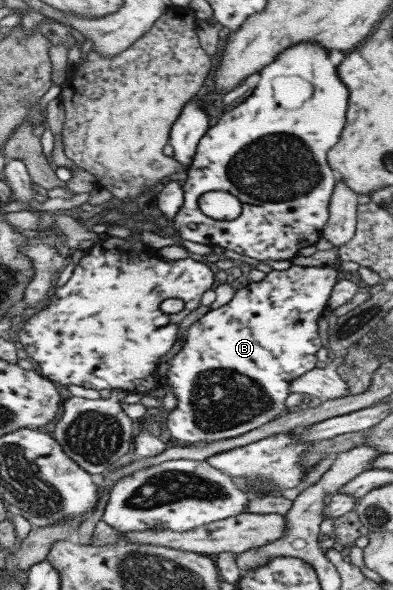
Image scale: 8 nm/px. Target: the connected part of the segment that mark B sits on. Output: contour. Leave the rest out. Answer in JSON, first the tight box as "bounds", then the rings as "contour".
{"bounds":[158,264,340,445],"contour":[[[291,264],[286,270],[278,271],[272,269],[266,273],[264,278],[260,281],[246,283],[244,287],[235,290],[232,298],[230,298],[226,304],[216,309],[209,308],[202,318],[190,324],[188,329],[186,329],[184,345],[174,354],[171,361],[168,362],[168,372],[160,377],[160,385],[158,385],[162,386],[162,388],[166,385],[170,385],[173,389],[172,393],[174,393],[174,397],[176,397],[176,406],[167,413],[165,421],[168,434],[178,440],[178,442],[184,442],[185,445],[204,444],[224,438],[240,436],[276,418],[285,408],[284,400],[290,393],[290,390],[288,390],[288,387],[290,387],[289,383],[292,382],[292,380],[298,379],[307,371],[312,370],[312,368],[315,368],[317,362],[315,354],[321,347],[317,330],[317,320],[320,316],[328,312],[327,302],[331,288],[339,278],[340,271],[336,271],[328,266],[297,266]]]}

